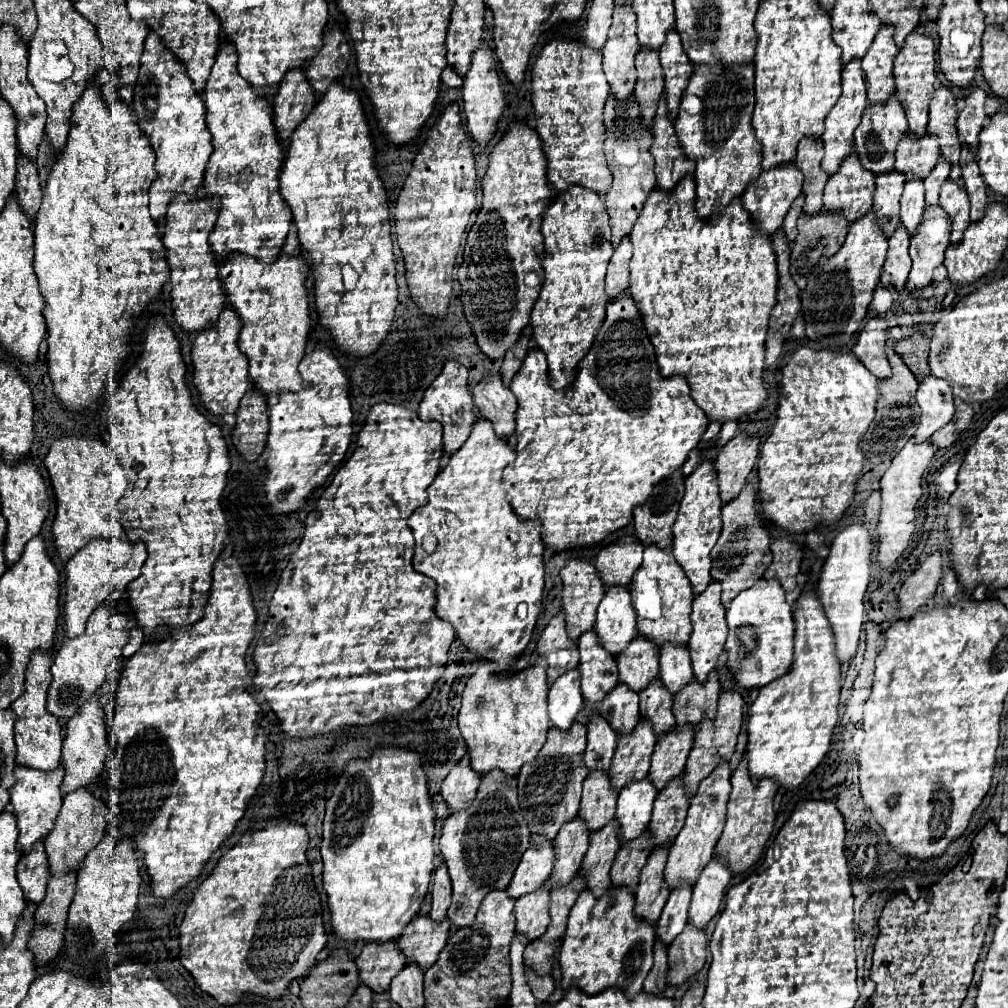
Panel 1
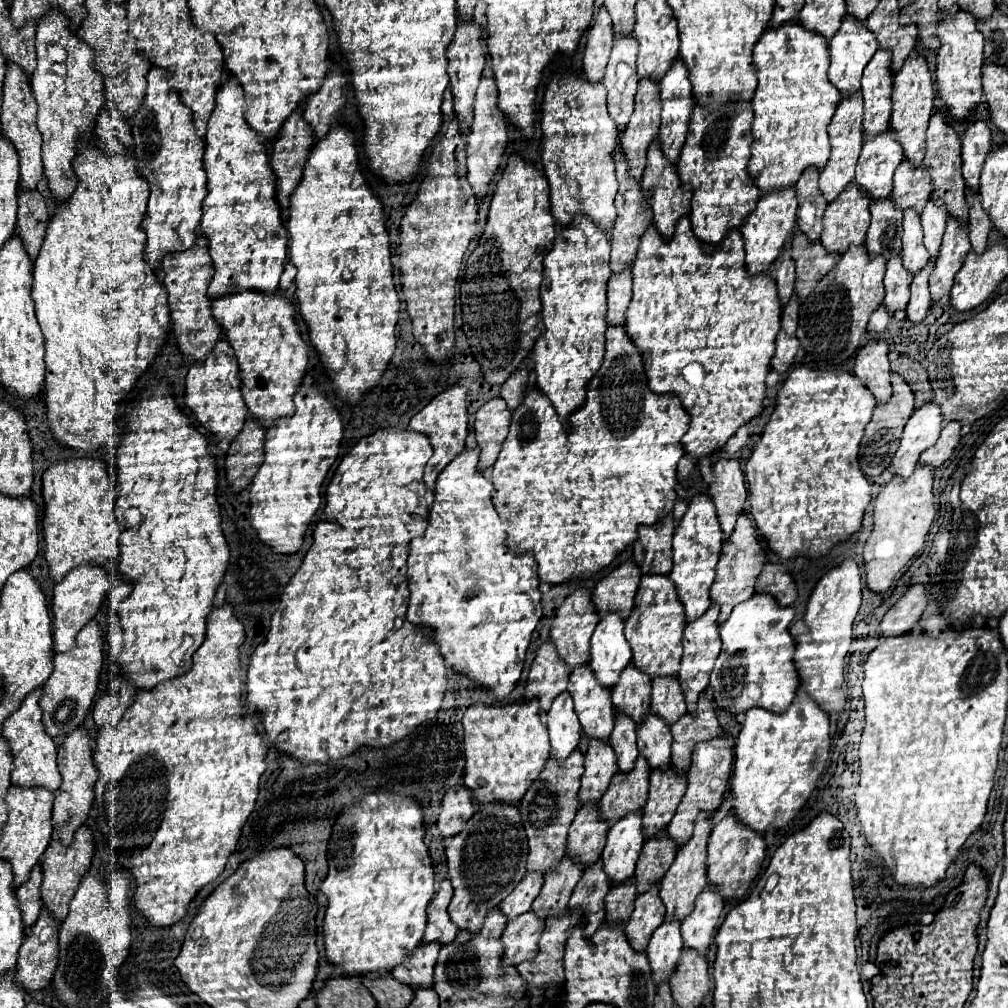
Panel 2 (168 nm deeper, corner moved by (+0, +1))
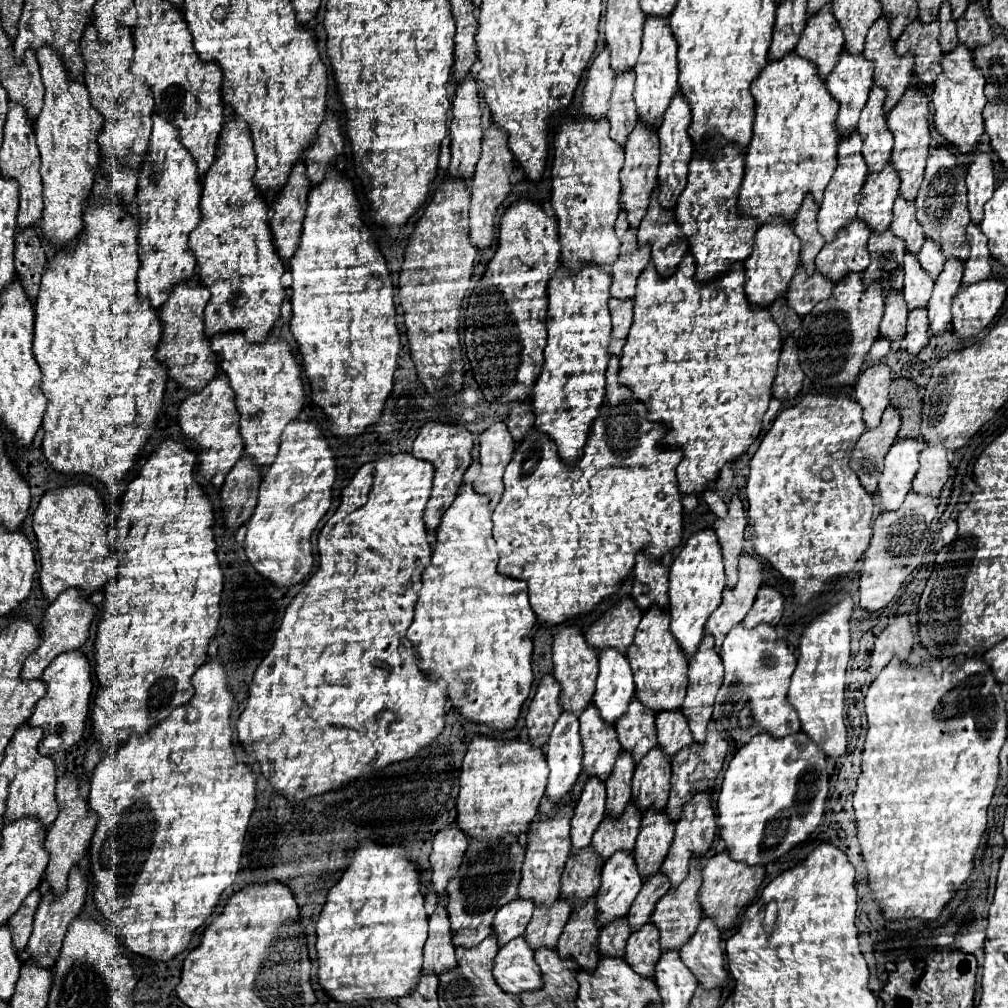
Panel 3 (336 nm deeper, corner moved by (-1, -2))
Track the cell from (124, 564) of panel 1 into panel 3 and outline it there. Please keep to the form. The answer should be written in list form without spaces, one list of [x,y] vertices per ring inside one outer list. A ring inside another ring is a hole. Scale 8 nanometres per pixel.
[[[67,589],[63,591],[51,605],[49,609],[45,611],[43,619],[41,619],[41,643],[39,647],[31,653],[29,659],[25,659],[23,663],[23,669],[21,669],[21,679],[39,679],[43,669],[61,653],[67,653],[67,651],[75,651],[79,649],[85,639],[87,639],[87,633],[89,633],[89,623],[93,621],[95,617],[95,609],[93,605],[81,597],[81,593],[77,593],[77,589]]]

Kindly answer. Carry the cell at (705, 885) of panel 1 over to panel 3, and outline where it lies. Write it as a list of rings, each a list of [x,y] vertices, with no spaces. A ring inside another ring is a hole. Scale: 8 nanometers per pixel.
[[[703,917],[697,933],[679,951],[681,961],[693,971],[697,983],[703,989],[715,989],[727,985],[727,969],[721,951],[721,933],[709,917]]]

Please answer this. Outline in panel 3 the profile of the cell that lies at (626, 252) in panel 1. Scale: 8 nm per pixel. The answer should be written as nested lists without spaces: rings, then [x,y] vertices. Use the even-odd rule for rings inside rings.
[[[611,299],[609,301],[609,311],[611,311],[611,319],[613,319],[613,333],[611,333],[609,355],[619,357],[621,355],[621,349],[625,345],[629,327],[633,323],[633,301]]]

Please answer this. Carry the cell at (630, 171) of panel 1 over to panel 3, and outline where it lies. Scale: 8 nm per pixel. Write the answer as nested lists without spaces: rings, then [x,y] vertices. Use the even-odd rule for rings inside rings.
[[[619,213],[615,223],[615,235],[621,241],[621,253],[615,265],[611,265],[611,297],[615,299],[633,299],[635,285],[643,269],[651,261],[651,247],[639,245],[635,231],[629,227],[625,213]]]

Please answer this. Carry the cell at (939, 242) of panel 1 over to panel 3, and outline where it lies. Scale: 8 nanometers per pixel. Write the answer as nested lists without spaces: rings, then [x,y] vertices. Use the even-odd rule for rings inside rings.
[[[913,309],[909,313],[909,321],[907,321],[907,333],[903,337],[901,347],[911,353],[917,355],[927,343],[931,333],[927,333],[927,317],[925,317],[925,309]]]

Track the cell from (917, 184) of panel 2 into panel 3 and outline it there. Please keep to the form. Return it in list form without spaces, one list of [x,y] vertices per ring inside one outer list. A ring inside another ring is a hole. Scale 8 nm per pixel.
[[[897,197],[893,207],[893,219],[891,219],[891,233],[905,241],[905,249],[909,253],[919,253],[921,245],[925,241],[923,229],[915,219],[915,205],[905,201],[903,197]]]

